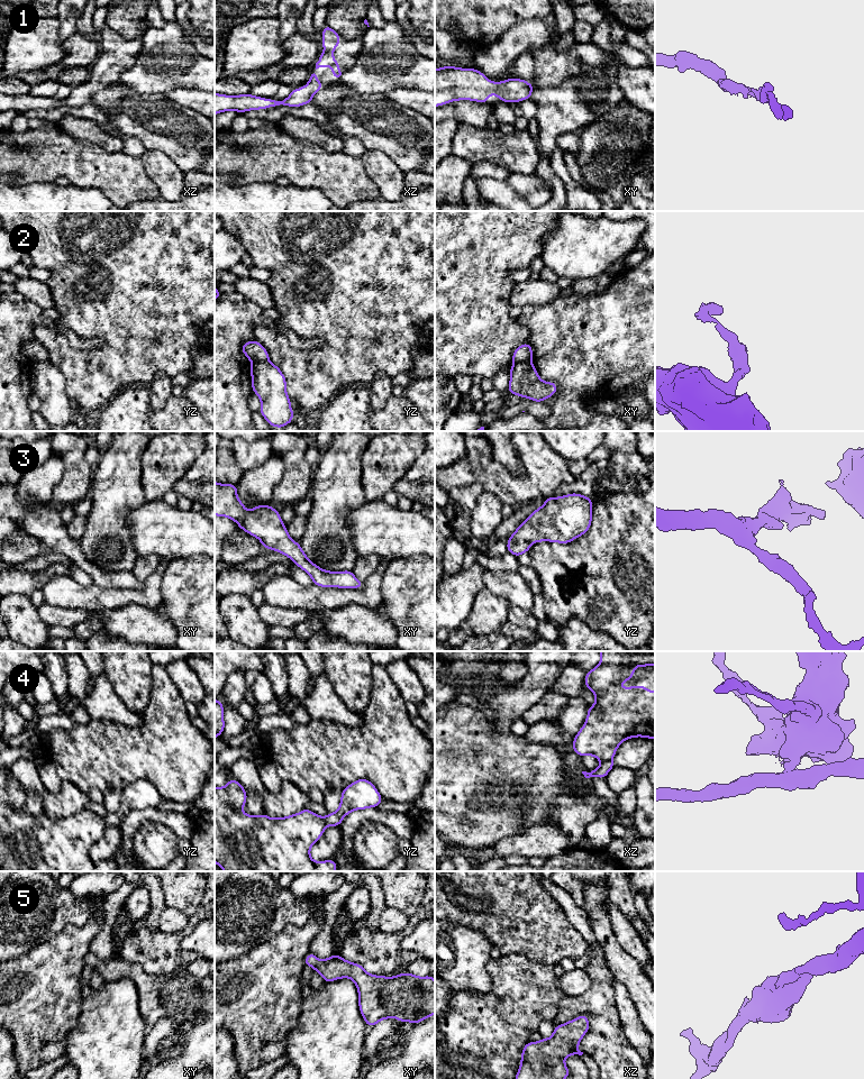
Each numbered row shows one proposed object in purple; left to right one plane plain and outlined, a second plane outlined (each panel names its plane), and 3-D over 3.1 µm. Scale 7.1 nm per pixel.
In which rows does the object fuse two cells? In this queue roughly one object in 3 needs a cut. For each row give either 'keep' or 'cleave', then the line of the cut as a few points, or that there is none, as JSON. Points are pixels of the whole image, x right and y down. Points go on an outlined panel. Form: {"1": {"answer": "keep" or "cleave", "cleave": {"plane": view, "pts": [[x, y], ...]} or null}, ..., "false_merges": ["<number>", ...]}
{"1": {"answer": "keep", "cleave": null}, "2": {"answer": "cleave", "cleave": {"plane": "yz", "pts": [[267, 359], [252, 364]]}}, "3": {"answer": "keep", "cleave": null}, "4": {"answer": "cleave", "cleave": {"plane": "xz", "pts": [[610, 759], [601, 761]]}}, "5": {"answer": "keep", "cleave": null}, "false_merges": ["2", "4"]}

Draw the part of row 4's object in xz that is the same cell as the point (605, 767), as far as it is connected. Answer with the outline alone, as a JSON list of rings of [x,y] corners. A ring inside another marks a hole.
[[[611,760],[609,761],[601,761],[600,762],[600,766],[590,771],[590,772],[586,772],[586,771],[582,771],[582,774],[584,775],[585,778],[590,778],[590,777],[598,777],[598,778],[606,778],[608,772],[615,768],[615,765]]]

